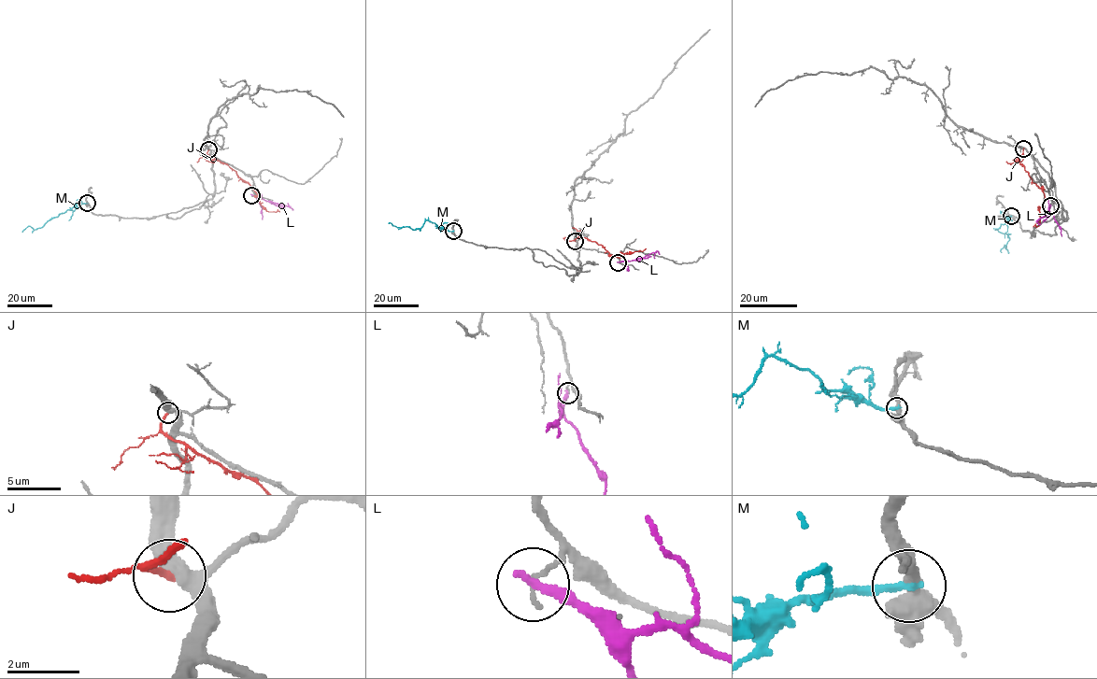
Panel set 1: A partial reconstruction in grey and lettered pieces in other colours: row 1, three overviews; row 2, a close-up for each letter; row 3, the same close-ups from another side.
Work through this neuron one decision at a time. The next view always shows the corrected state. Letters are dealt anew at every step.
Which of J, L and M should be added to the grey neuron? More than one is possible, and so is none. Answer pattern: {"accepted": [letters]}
{"accepted": []}

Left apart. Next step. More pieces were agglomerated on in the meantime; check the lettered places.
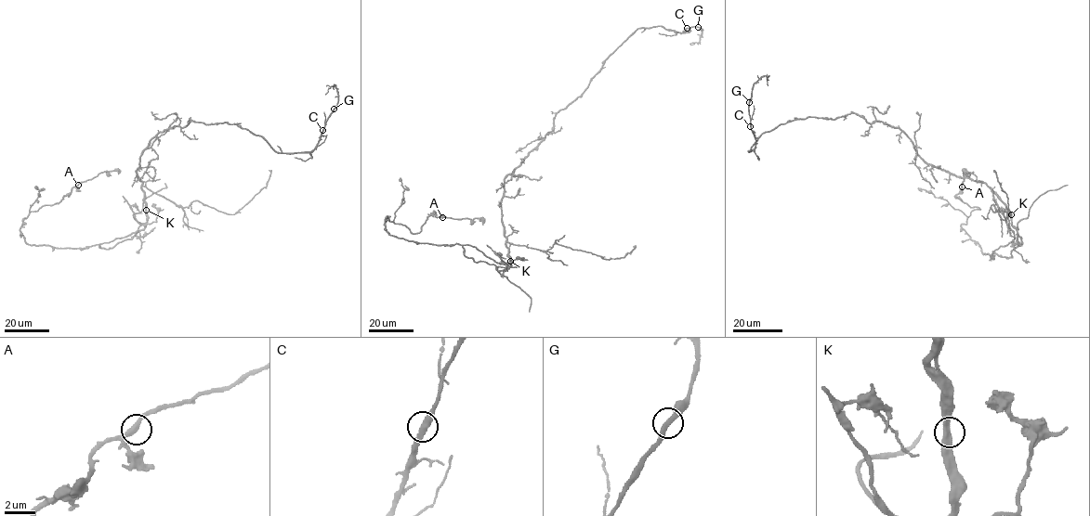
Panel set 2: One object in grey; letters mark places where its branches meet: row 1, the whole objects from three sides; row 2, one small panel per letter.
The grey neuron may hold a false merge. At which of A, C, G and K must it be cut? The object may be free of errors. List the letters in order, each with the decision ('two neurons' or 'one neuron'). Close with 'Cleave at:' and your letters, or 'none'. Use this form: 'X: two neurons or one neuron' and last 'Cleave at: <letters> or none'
A: one neuron
C: one neuron
G: one neuron
K: one neuron
Cleave at: none

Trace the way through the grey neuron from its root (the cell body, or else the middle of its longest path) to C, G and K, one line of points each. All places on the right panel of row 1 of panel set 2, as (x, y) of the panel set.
C: (954, 175), (927, 164), (899, 128), (853, 113), (789, 121), (764, 132), (748, 151), (755, 147), (750, 126)
G: (954, 175), (927, 164), (899, 128), (853, 113), (789, 121), (764, 132), (748, 151), (755, 147), (749, 102)
K: (954, 175), (982, 181), (1011, 214)

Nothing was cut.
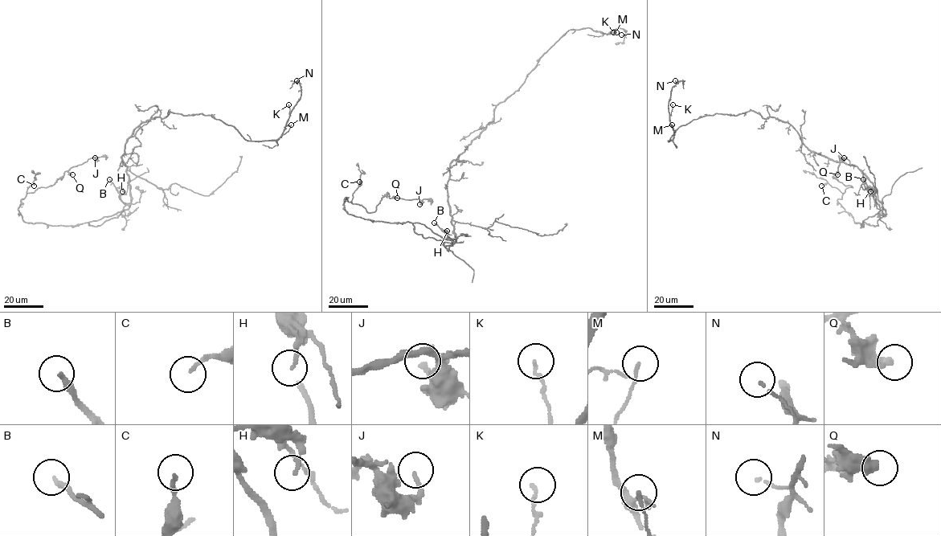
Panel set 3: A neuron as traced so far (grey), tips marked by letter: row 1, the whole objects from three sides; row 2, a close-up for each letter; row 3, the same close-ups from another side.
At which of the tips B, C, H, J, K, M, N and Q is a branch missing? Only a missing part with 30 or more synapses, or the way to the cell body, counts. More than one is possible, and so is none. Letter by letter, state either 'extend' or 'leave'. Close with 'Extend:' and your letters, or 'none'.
B: extend
C: leave
H: leave
J: leave
K: leave
M: leave
N: leave
Q: leave
Extend: B

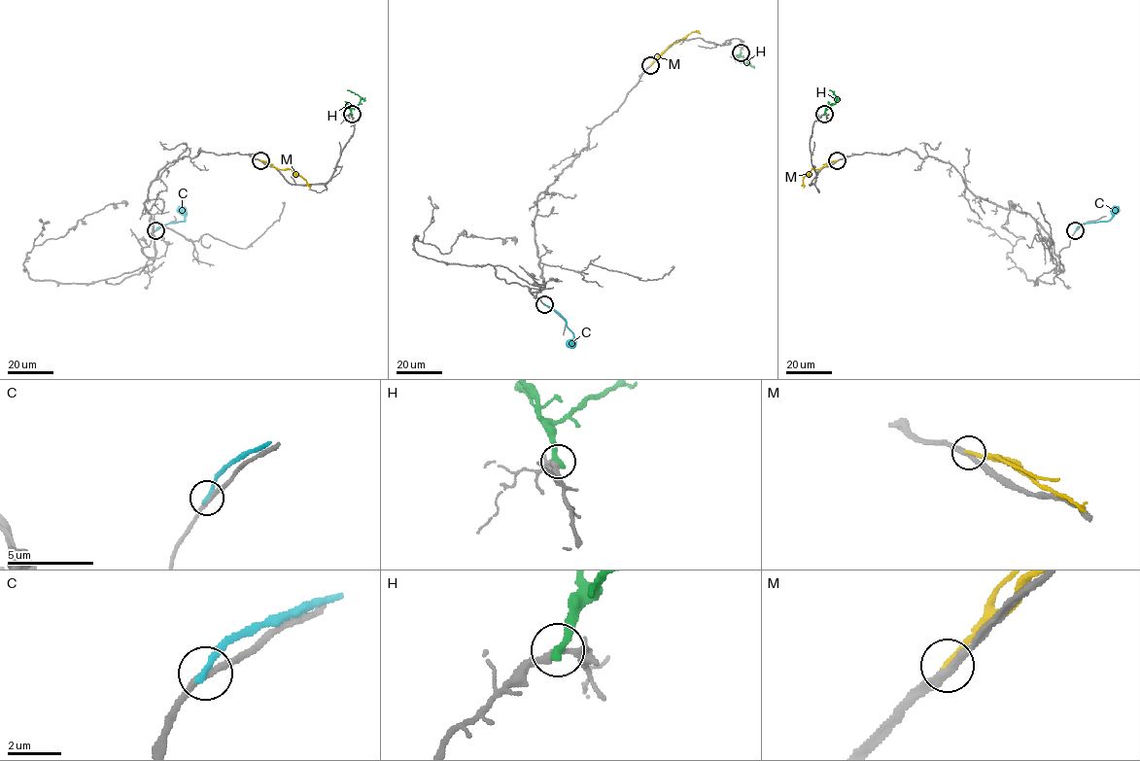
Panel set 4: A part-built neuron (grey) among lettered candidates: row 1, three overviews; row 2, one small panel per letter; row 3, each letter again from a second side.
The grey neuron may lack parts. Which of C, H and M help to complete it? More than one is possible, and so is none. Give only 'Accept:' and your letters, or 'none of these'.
Accept: none of these

